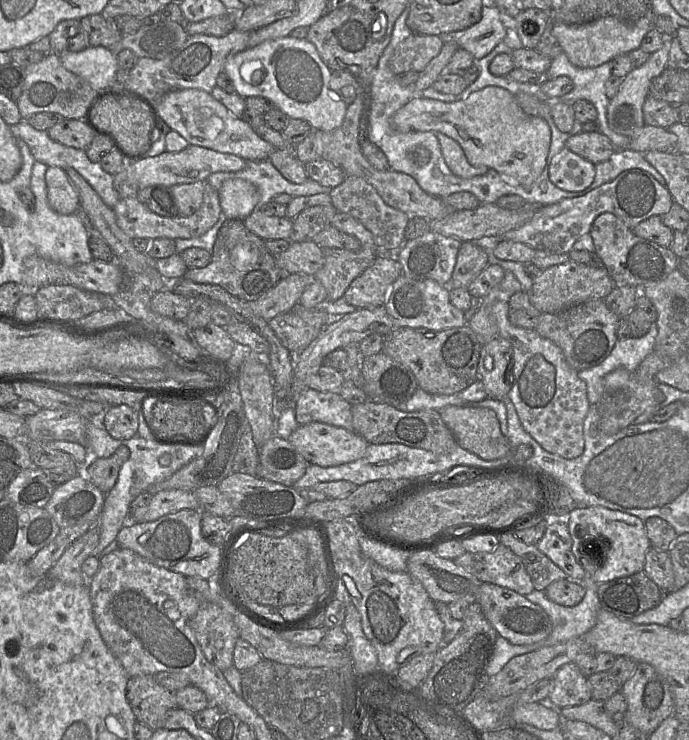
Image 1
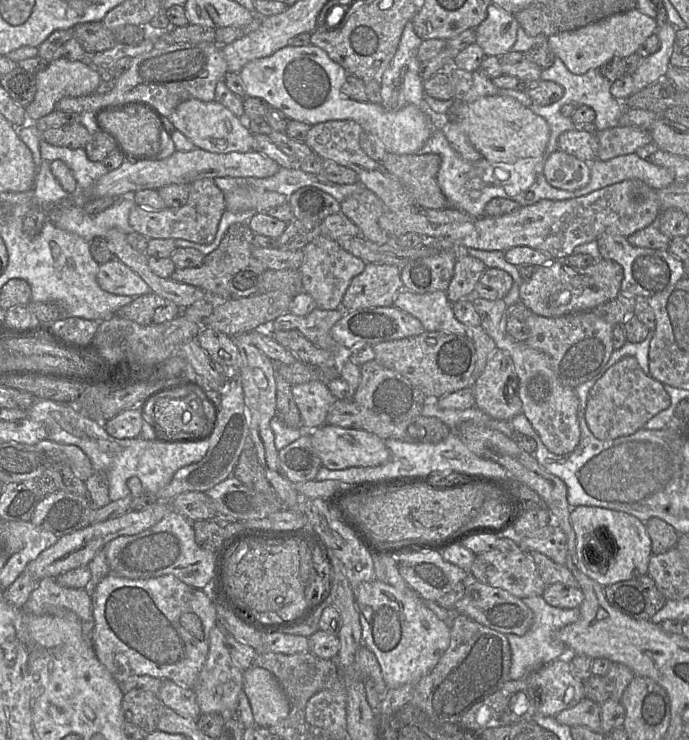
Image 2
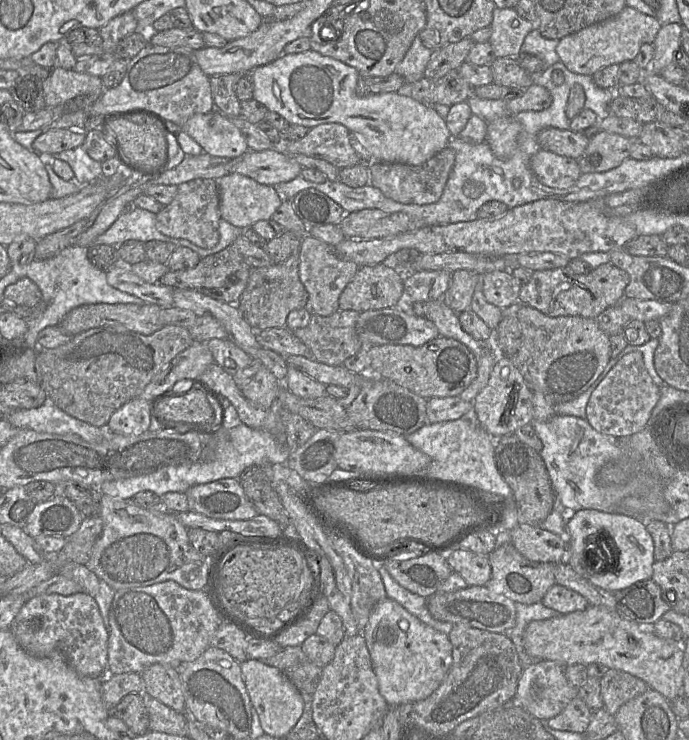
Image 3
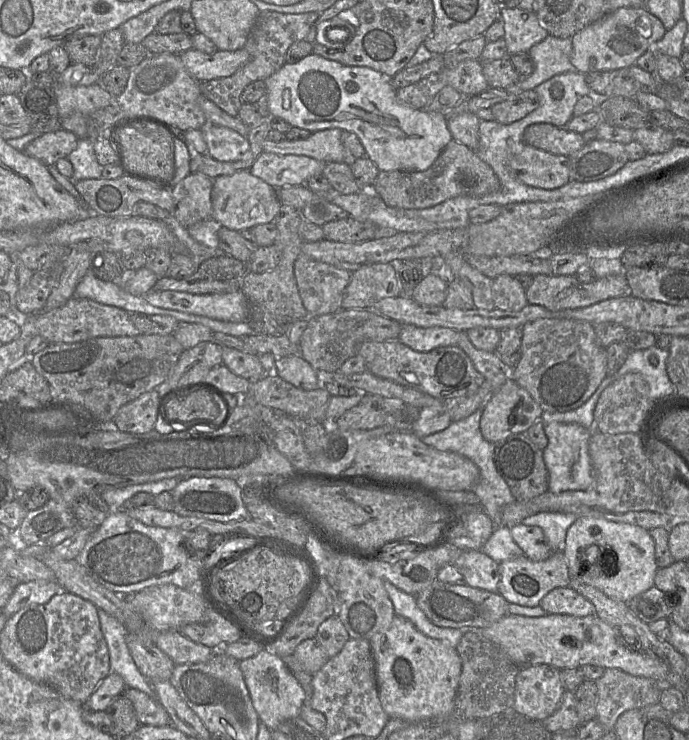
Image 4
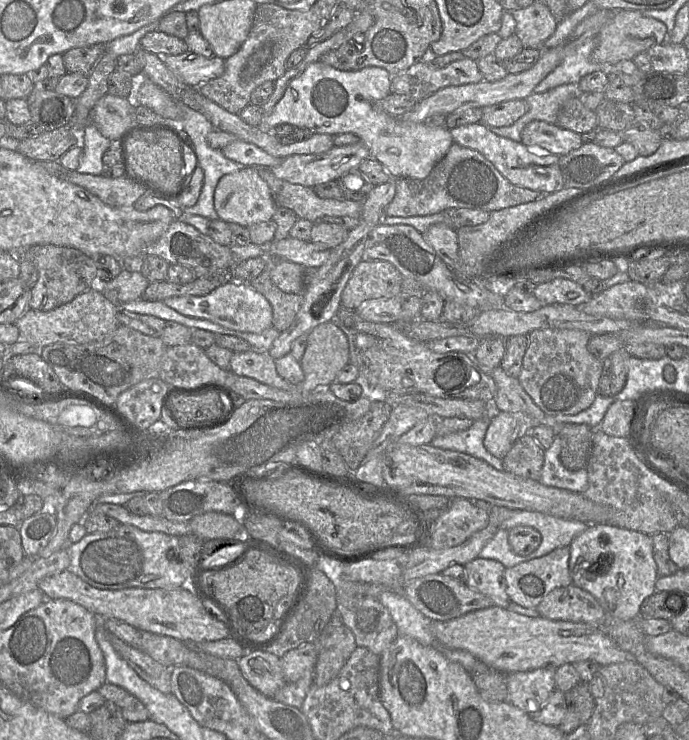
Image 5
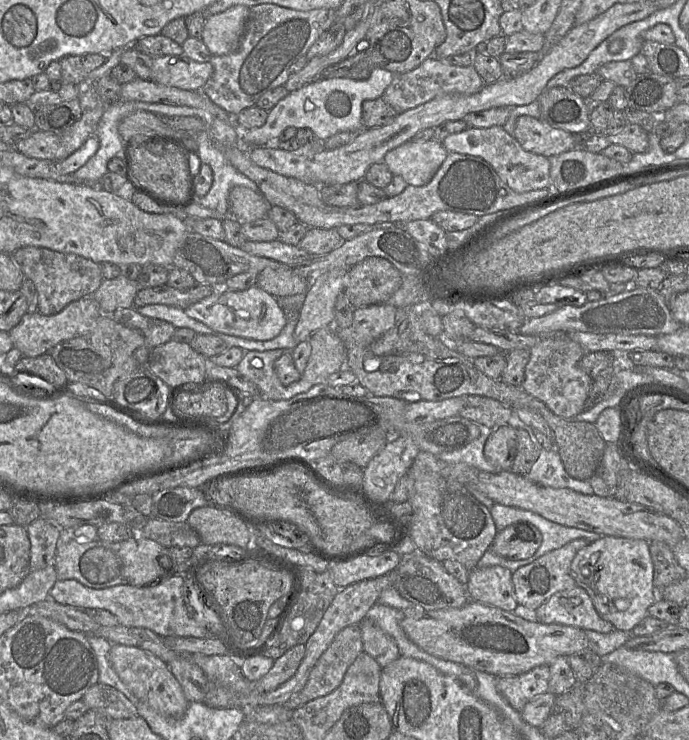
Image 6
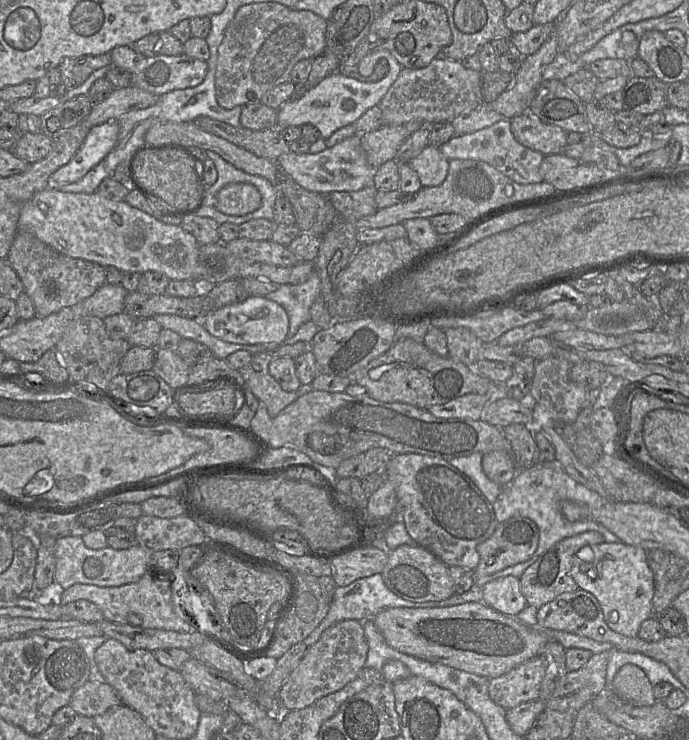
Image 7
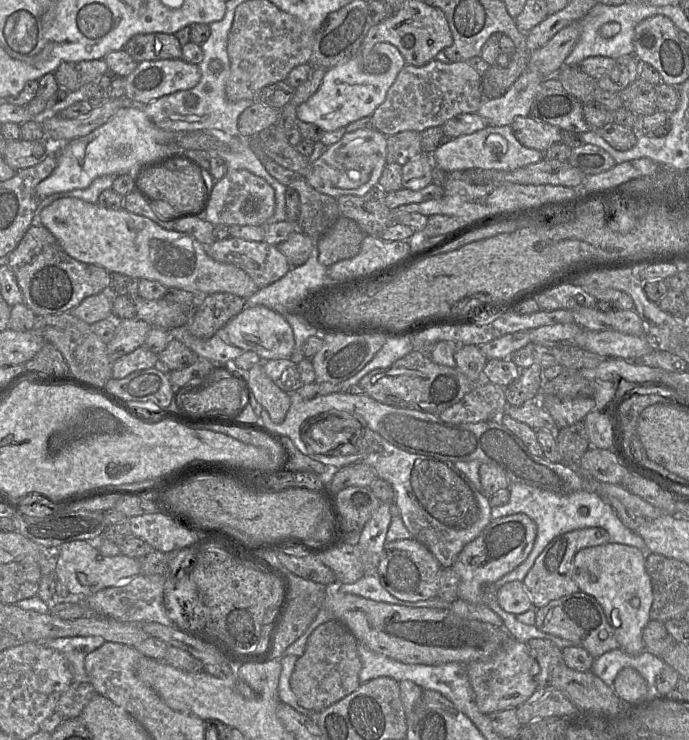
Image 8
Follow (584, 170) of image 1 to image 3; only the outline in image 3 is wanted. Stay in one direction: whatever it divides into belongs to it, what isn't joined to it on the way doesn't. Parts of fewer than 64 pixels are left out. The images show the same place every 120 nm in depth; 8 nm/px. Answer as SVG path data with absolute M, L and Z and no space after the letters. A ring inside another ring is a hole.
M543 149L530 158L530 168L539 182L558 189L571 187L582 174L576 159Z

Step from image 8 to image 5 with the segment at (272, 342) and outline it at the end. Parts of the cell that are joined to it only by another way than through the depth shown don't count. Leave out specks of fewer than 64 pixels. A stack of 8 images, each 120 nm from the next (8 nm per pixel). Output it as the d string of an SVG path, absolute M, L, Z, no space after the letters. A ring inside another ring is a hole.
M230 281L205 296L175 296L163 302L182 315L209 320L236 331L261 333L272 327L273 311L270 302L246 282Z

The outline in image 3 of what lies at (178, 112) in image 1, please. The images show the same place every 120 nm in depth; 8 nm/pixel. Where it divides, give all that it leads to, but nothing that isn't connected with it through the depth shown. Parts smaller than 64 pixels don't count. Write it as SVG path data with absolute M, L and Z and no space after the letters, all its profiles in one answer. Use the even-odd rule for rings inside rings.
M216 109L193 115L181 126L181 130L192 137L203 152L212 156L235 158L248 151L241 131Z

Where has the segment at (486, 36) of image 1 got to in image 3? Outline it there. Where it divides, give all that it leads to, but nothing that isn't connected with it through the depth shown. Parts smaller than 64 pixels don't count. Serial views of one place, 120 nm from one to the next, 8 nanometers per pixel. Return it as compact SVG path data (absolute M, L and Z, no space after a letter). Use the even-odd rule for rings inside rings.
M495 8L490 28L488 42L495 58L517 57L525 37L536 28L536 23L520 17L515 8Z

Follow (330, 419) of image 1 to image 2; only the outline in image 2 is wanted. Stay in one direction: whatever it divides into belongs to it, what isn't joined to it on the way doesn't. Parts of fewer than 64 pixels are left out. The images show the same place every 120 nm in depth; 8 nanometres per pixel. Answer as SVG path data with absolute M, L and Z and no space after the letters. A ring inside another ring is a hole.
M321 379L292 385L292 394L301 415L302 426L308 431L326 424L328 411L337 400L326 381Z

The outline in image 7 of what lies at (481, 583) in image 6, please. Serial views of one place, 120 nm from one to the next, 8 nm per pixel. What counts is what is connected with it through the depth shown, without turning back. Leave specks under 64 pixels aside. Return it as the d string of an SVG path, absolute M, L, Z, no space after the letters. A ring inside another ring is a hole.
M511 575L484 584L482 594L482 602L487 606L511 617L516 617L528 605L521 592L519 578Z

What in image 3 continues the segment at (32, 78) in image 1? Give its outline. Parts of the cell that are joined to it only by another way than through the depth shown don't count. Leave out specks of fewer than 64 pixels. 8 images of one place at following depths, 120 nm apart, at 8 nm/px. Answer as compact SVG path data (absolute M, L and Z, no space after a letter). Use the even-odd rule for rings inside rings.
M57 66L43 80L46 107L60 105L77 96L99 94L103 89L101 77Z

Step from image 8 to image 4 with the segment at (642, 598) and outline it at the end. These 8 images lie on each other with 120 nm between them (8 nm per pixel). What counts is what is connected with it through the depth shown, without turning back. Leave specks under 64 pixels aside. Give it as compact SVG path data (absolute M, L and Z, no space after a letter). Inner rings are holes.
M578 517L567 531L562 551L572 578L581 579L584 583L594 586L615 600L626 603L654 586L658 570L655 542L649 530L639 525L604 518ZM591 545L597 545L603 551L602 555L606 557L607 572L596 573L593 561L584 556L584 549Z

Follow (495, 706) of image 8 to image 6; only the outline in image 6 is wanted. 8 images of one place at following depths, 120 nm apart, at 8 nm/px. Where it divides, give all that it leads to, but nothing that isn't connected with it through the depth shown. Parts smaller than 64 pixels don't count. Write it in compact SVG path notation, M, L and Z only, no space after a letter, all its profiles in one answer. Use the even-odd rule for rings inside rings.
M541 665L515 676L497 677L499 693L518 712L536 696L548 691L550 679L549 665Z

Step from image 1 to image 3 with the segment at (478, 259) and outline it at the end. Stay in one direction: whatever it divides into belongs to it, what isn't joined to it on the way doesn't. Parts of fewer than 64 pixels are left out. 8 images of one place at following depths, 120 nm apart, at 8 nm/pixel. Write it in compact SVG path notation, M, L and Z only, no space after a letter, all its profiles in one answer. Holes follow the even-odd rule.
M463 269L454 271L442 301L456 313L470 309L472 296L481 276Z

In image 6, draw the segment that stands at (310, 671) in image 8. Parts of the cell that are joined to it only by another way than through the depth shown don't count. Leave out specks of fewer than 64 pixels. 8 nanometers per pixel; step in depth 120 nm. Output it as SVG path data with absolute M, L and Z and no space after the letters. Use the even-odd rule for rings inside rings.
M359 624L345 627L320 656L304 688L282 705L294 710L331 693L340 686L346 671L362 652L363 642Z

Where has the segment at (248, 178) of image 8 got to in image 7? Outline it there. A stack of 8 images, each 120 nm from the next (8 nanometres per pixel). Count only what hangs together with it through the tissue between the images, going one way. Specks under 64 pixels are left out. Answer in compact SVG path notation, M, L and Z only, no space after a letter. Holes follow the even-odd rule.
M238 182L220 189L214 207L226 215L240 216L257 210L261 203L261 194L254 185Z

